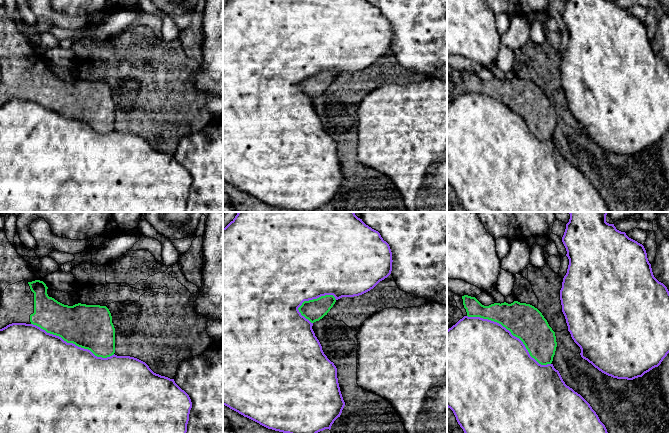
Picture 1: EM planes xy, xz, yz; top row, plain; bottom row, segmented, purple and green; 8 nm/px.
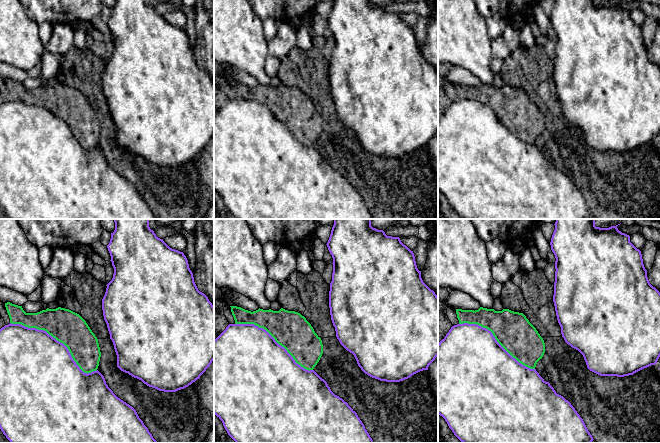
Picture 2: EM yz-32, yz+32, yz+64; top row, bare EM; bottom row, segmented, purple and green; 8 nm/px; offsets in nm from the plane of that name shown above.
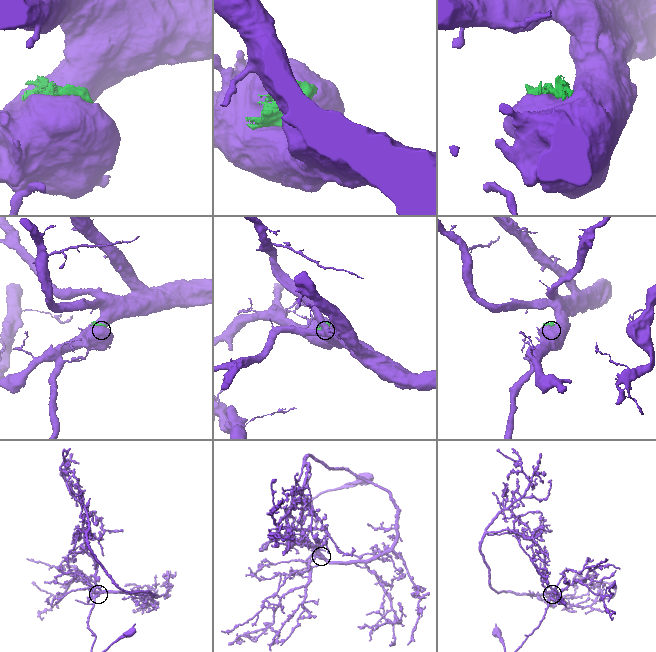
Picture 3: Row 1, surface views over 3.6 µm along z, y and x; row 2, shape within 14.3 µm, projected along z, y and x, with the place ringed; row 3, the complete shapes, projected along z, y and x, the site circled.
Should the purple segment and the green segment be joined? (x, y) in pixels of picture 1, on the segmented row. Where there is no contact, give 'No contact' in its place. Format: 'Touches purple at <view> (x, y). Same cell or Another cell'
Touches purple at yz (510, 333). Another cell

